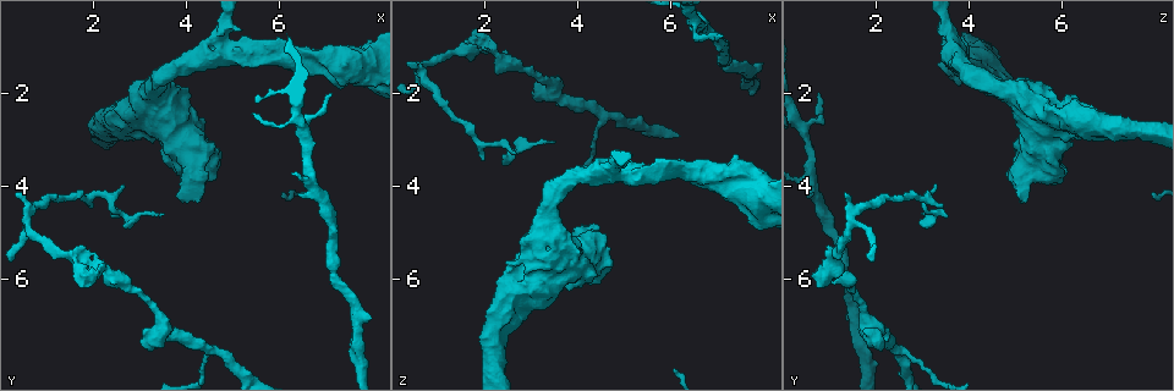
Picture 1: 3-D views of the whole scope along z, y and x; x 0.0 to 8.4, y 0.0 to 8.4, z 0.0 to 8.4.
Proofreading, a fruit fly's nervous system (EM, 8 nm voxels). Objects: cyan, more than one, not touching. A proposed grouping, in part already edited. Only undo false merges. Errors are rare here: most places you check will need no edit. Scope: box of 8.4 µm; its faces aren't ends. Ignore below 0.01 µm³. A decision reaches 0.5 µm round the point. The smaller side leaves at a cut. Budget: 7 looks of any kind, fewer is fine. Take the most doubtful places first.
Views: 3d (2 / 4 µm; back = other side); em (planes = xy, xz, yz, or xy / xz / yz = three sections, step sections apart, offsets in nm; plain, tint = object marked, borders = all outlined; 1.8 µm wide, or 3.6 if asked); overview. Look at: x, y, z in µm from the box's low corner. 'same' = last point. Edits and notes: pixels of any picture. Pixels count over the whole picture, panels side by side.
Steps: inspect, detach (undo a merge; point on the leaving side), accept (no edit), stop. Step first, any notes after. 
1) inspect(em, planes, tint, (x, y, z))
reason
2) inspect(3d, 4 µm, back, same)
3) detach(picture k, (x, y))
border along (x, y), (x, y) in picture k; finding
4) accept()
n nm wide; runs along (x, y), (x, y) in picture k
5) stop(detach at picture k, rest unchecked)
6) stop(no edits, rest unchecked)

inspect(em, xz, step 4, plain, (6.70, 3.80, 0.60))
sharp bend

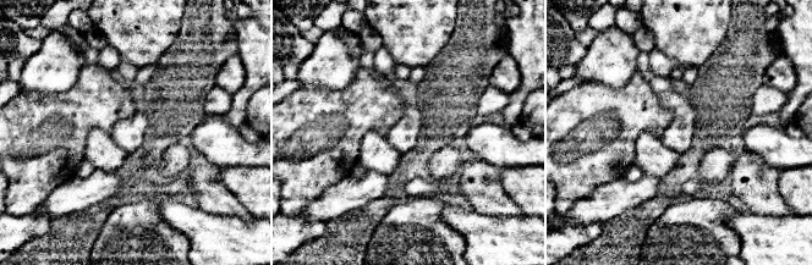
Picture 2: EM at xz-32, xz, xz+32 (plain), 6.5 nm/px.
inspect(em, xz, step 4, borders, same)

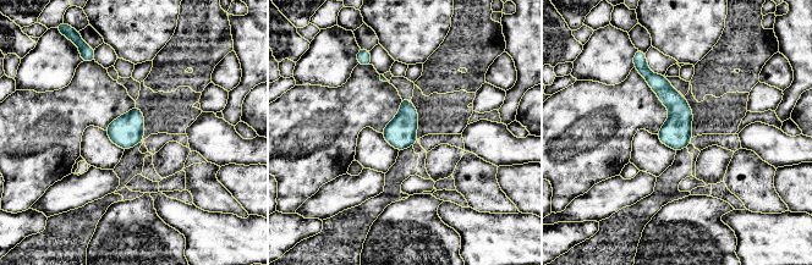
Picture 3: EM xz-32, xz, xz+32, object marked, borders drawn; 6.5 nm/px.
accept()
200 nm wide; runs along (643, 67), (679, 108), (679, 147) in picture 3; all the same neuron

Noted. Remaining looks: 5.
inspect(em, planes, tint, (4.50, 7.50, 2.40))
arms part here

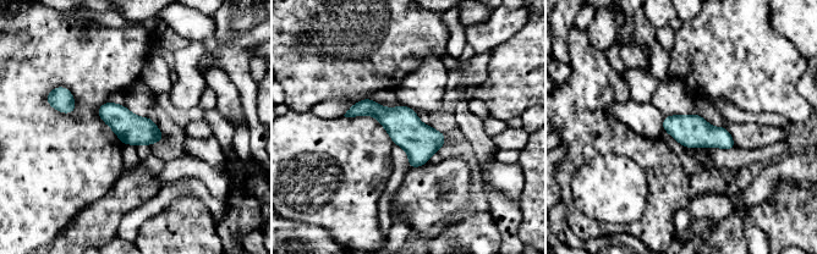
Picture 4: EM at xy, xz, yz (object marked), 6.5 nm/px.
accept()
runs along (349, 114), (376, 110), (417, 139), (442, 139) in picture 4; all the same neuron

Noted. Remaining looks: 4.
inspect(em, 3.6 µm, planes, plain, (3.85, 3.00, 5.55))
thick turns thin

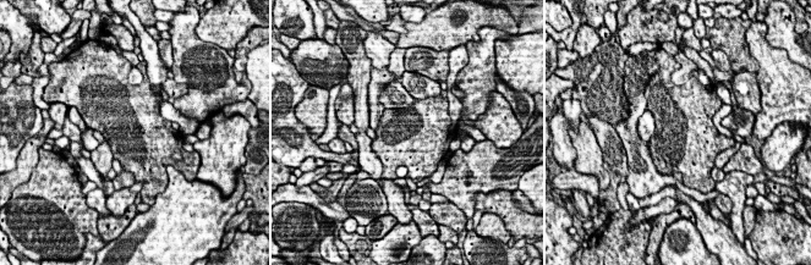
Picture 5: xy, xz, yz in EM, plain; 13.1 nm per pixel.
inspect(em, 3.6 µm, planes, tint, same)

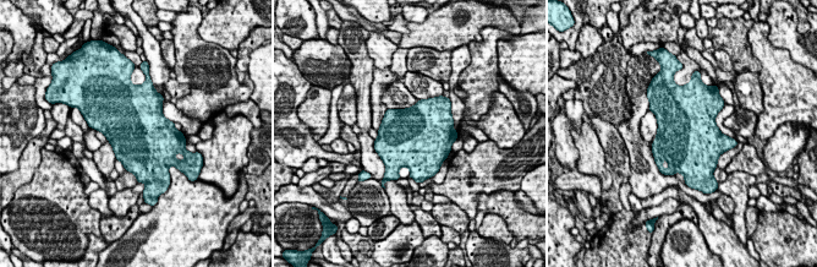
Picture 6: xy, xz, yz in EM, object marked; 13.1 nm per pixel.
accept()
850 nm wide; continuous, no second neuron

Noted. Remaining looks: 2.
stop(no edits, rest unchecked)

